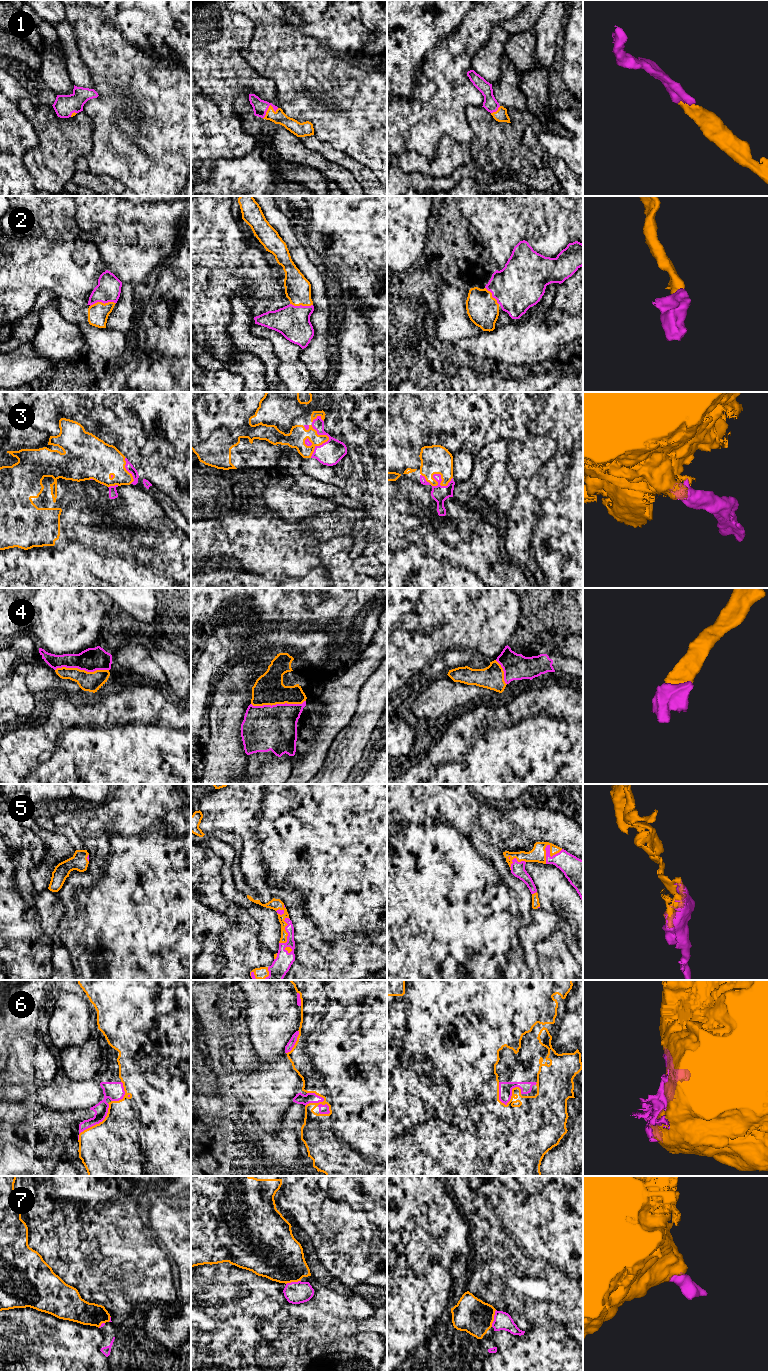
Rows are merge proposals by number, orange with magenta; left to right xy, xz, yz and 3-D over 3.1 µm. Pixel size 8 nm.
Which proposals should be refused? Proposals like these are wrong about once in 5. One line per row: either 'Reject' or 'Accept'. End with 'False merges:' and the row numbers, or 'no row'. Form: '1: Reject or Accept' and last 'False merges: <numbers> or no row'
1: Accept
2: Accept
3: Accept
4: Accept
5: Accept
6: Accept
7: Accept
False merges: no row

